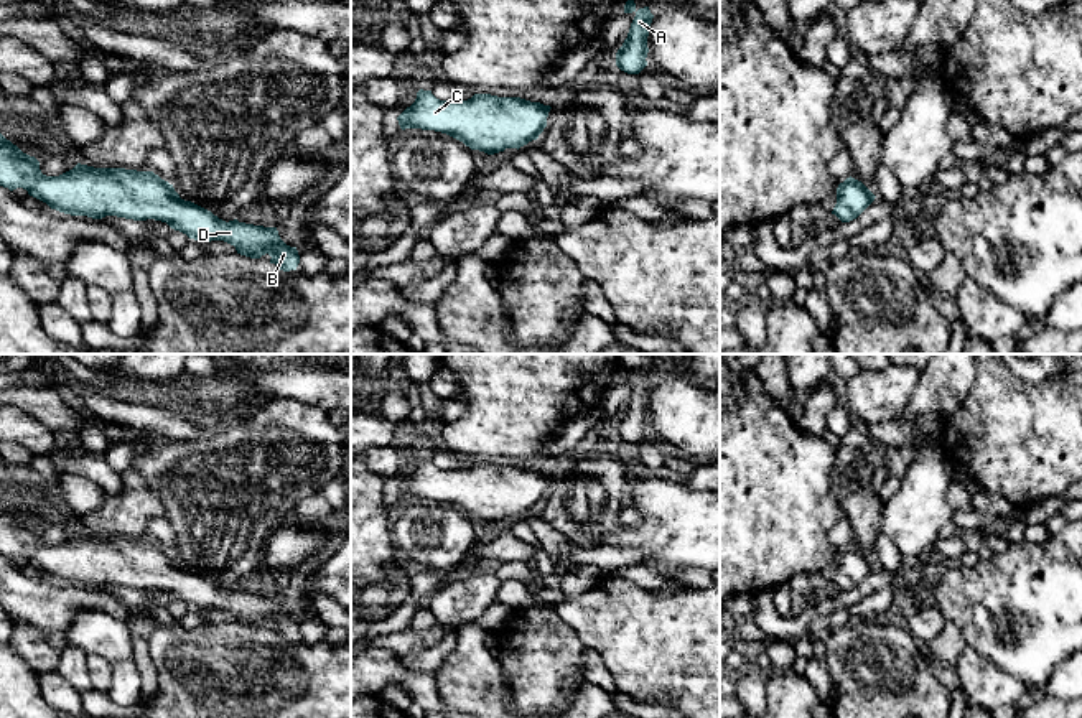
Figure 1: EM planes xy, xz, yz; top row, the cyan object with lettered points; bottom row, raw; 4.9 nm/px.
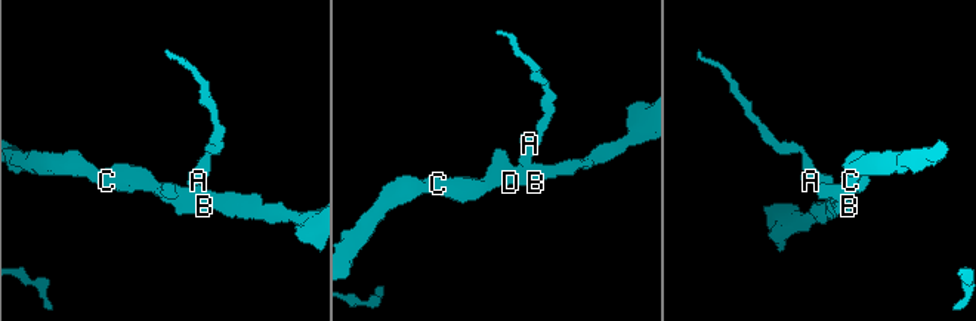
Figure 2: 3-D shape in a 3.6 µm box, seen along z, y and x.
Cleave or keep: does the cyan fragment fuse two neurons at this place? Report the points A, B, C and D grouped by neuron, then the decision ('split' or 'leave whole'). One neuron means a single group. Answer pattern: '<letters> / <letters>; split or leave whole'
A B C D; leave whole

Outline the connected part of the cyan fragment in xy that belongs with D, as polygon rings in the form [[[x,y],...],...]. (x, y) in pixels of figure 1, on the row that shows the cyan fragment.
[[[0,133],[0,186],[23,188],[30,196],[71,216],[133,221],[155,219],[199,242],[224,240],[237,254],[260,259],[268,254],[280,270],[296,270],[296,247],[287,245],[277,227],[222,221],[211,211],[180,198],[173,184],[153,171],[94,168],[77,163],[59,176],[46,176],[35,156],[23,153]]]

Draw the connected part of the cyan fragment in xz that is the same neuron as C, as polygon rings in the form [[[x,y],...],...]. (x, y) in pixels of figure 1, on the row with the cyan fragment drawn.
[[[420,89],[415,102],[399,117],[405,128],[446,133],[471,150],[487,155],[520,148],[547,127],[550,105],[520,97],[474,94],[468,100],[440,100],[431,91]]]

